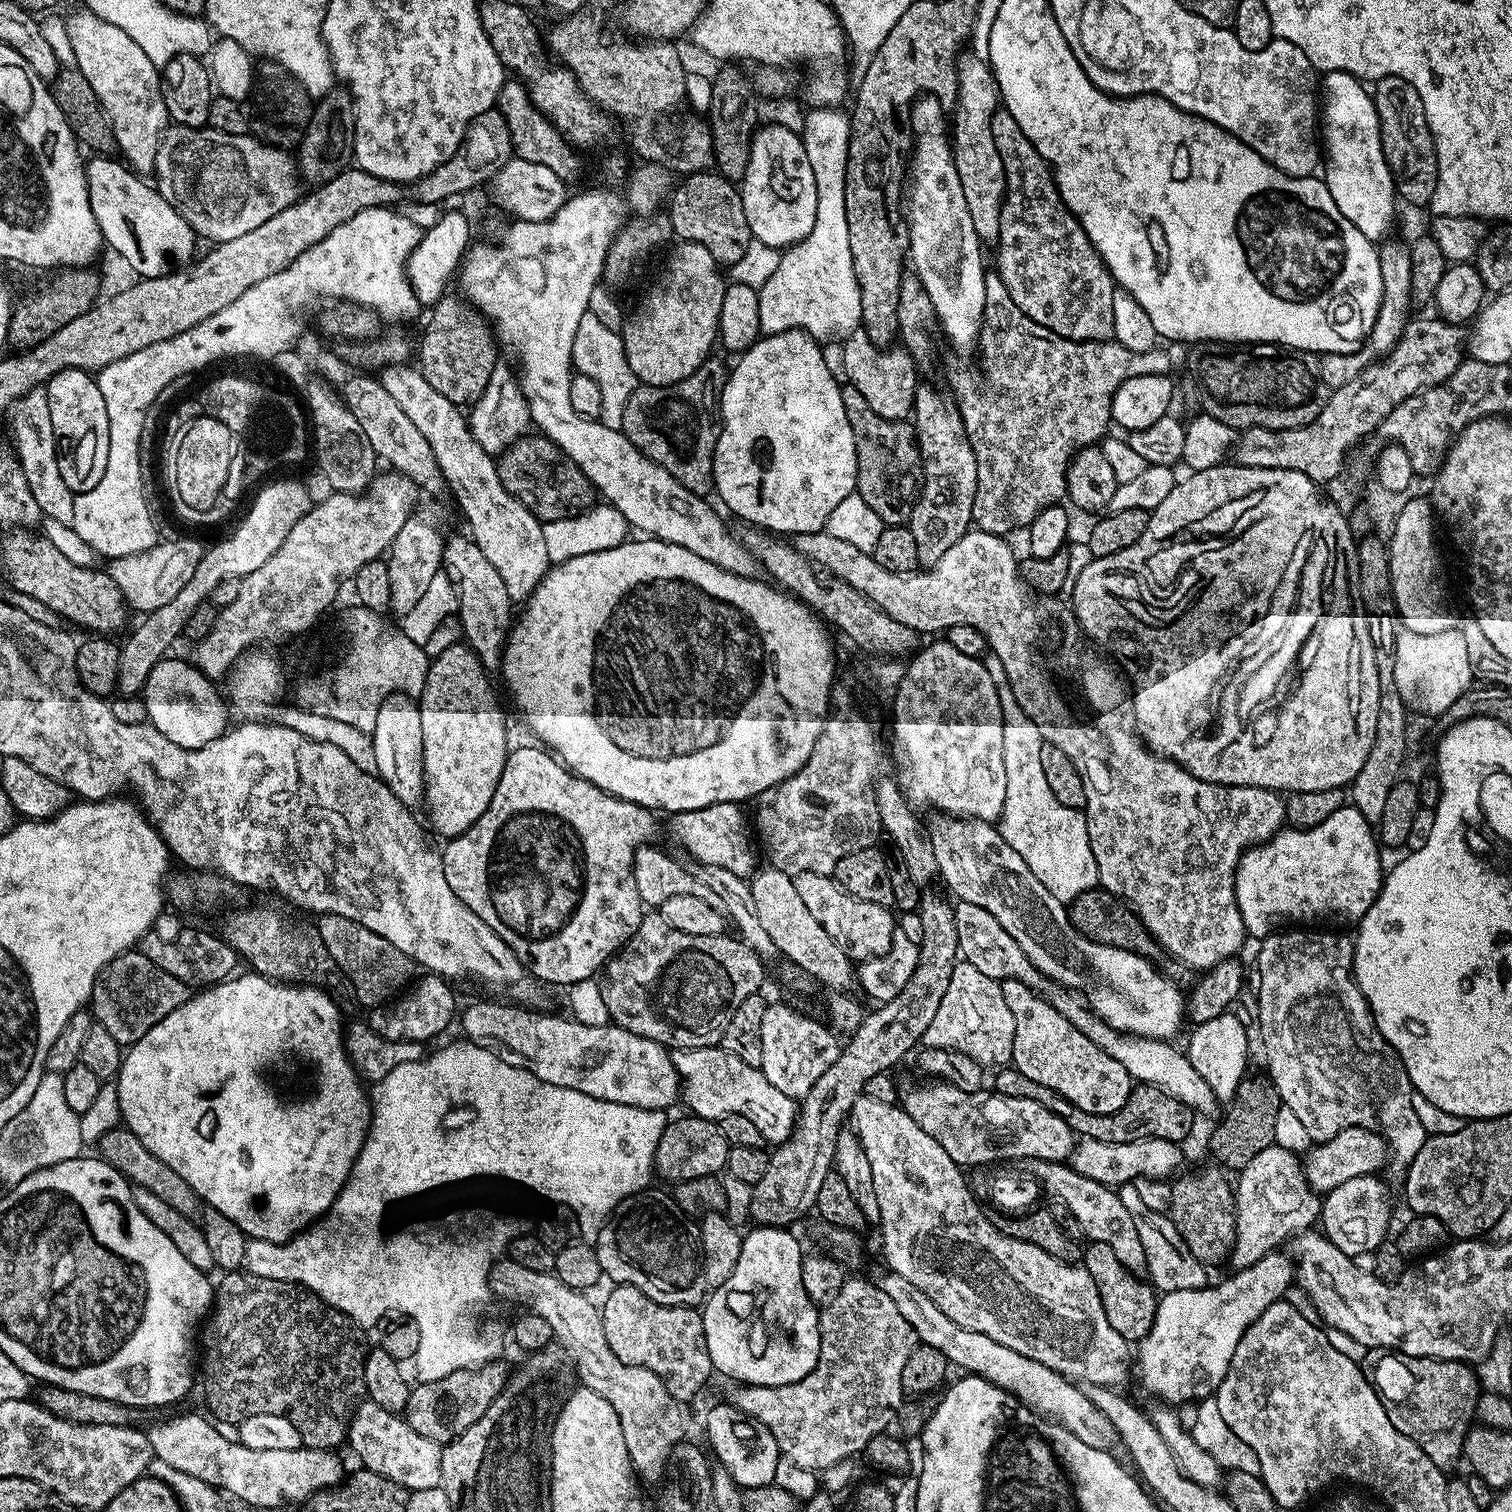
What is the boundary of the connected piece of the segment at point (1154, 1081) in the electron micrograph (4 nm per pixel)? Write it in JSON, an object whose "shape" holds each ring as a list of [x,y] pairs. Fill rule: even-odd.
{"shape":[[[1060,990],[1057,993],[1057,996],[1051,997],[1052,1005],[1074,1027],[1086,1033],[1106,1054],[1110,1054],[1115,1060],[1122,1062],[1122,1066],[1126,1066],[1126,1070],[1132,1075],[1133,1081],[1149,1084],[1162,1090],[1162,1094],[1182,1102],[1184,1107],[1193,1113],[1201,1112],[1202,1115],[1208,1116],[1218,1107],[1214,1090],[1210,1090],[1210,1086],[1206,1086],[1202,1074],[1198,1074],[1198,1070],[1194,1070],[1194,1066],[1181,1049],[1179,1052],[1178,1049],[1171,1048],[1173,1045],[1167,1040],[1151,1040],[1145,1036],[1121,1034],[1116,1029],[1108,1027],[1103,1020],[1093,1015],[1079,999],[1073,998],[1067,991]]]}

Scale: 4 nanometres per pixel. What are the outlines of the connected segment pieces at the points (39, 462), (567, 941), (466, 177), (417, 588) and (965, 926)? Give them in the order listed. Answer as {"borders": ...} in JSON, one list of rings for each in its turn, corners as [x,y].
{"borders":[[[[47,387],[30,389],[11,407],[6,420],[12,427],[13,445],[11,444],[11,447],[25,472],[30,494],[34,494],[34,502],[38,502],[44,516],[49,516],[58,523],[72,525],[76,496],[70,490],[70,486],[66,486],[66,478],[62,478],[62,470],[58,470],[56,439],[54,438],[54,426],[50,422]]],[[[513,747],[509,751],[502,778],[498,778],[498,786],[494,790],[494,798],[490,798],[490,806],[486,806],[482,818],[478,818],[474,826],[470,826],[460,836],[451,837],[445,843],[448,845],[442,848],[442,855],[446,882],[450,882],[450,890],[458,894],[461,902],[470,906],[470,910],[474,910],[474,914],[478,914],[478,918],[482,918],[482,922],[486,922],[486,926],[490,926],[490,930],[494,930],[494,934],[498,934],[498,938],[502,938],[502,942],[506,942],[506,946],[514,950],[514,954],[537,981],[545,985],[548,983],[567,986],[593,979],[638,930],[646,912],[632,877],[632,861],[636,859],[636,849],[651,841],[648,839],[656,832],[656,820],[652,817],[655,815],[640,804],[620,800],[608,792],[603,792],[598,786],[586,782],[580,776],[575,776],[551,751],[541,748]]],[[[494,106],[472,120],[463,142],[449,160],[442,162],[442,166],[438,166],[428,176],[415,181],[416,196],[424,204],[443,205],[450,194],[465,195],[479,184],[487,185],[495,173],[501,171],[513,156],[510,126],[506,126],[506,118],[502,118],[500,109]]],[[[419,512],[409,516],[406,526],[398,530],[398,538],[394,538],[392,547],[386,553],[386,563],[390,570],[388,608],[396,611],[400,618],[413,610],[436,572],[441,571],[444,558],[445,533],[440,533],[439,526],[426,513]]],[[[956,900],[952,913],[958,932],[959,955],[963,963],[975,966],[982,970],[982,974],[995,980],[1020,980],[1033,990],[1039,989],[1038,986],[1042,983],[1039,970],[1028,961],[1014,938],[1010,938],[1010,934],[1006,934],[1006,930],[998,926],[998,920],[992,914],[982,910],[980,906],[974,906],[974,902],[965,900]]]]}

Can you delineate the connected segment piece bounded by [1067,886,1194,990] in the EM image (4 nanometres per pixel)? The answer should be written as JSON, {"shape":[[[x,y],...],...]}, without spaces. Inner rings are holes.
{"shape":[[[1097,886],[1091,888],[1088,892],[1083,892],[1078,898],[1074,898],[1071,904],[1067,905],[1067,909],[1069,920],[1086,939],[1102,946],[1114,946],[1122,950],[1130,950],[1134,954],[1149,960],[1177,988],[1181,990],[1191,989],[1194,983],[1193,969],[1186,967],[1181,960],[1171,956],[1150,935],[1143,922],[1136,917],[1135,912],[1119,896],[1112,892],[1106,892],[1103,888]]]}

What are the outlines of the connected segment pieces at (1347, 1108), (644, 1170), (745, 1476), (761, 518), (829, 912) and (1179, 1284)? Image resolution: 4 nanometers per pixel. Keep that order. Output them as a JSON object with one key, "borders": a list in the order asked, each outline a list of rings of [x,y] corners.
{"borders":[[[[1277,930],[1271,936],[1265,936],[1259,941],[1260,953],[1256,956],[1256,968],[1260,971],[1260,1001],[1257,1002],[1256,1008],[1260,1011],[1260,1036],[1264,1039],[1264,1056],[1268,1059],[1267,1075],[1276,1087],[1281,1105],[1294,1110],[1295,1116],[1302,1121],[1302,1126],[1306,1126],[1306,1134],[1310,1134],[1313,1142],[1323,1142],[1334,1138],[1334,1134],[1347,1128],[1365,1128],[1379,1134],[1388,1144],[1391,1167],[1400,1168],[1399,1170],[1407,1169],[1408,1164],[1414,1162],[1414,1154],[1422,1150],[1429,1134],[1422,1128],[1421,1119],[1414,1110],[1411,1101],[1414,1089],[1406,1074],[1406,1066],[1400,1055],[1388,1045],[1386,1038],[1382,1038],[1382,1034],[1376,1029],[1372,1009],[1369,1008],[1362,990],[1356,984],[1352,966],[1353,937],[1351,935],[1339,936],[1336,932],[1312,931],[1316,930]]],[[[467,1038],[459,1039],[445,1048],[438,1049],[433,1056],[432,1053],[426,1054],[418,1062],[405,1062],[403,1066],[394,1066],[394,1070],[390,1070],[386,1078],[371,1085],[372,1121],[368,1127],[368,1136],[338,1198],[328,1207],[322,1218],[284,1244],[249,1239],[244,1245],[243,1267],[247,1271],[258,1278],[289,1280],[301,1284],[303,1288],[309,1288],[327,1304],[334,1306],[341,1316],[359,1324],[361,1329],[371,1329],[378,1319],[378,1314],[386,1312],[401,1312],[403,1316],[414,1318],[414,1322],[418,1322],[420,1335],[414,1365],[416,1364],[417,1370],[420,1371],[421,1381],[446,1378],[446,1374],[454,1374],[454,1370],[477,1368],[501,1355],[504,1340],[506,1344],[505,1329],[503,1332],[496,1324],[480,1328],[475,1312],[488,1299],[493,1299],[494,1293],[488,1284],[488,1275],[492,1265],[505,1255],[509,1242],[525,1231],[524,1215],[527,1214],[532,1199],[537,1196],[540,1200],[548,1200],[544,1202],[565,1204],[576,1214],[579,1235],[585,1241],[595,1241],[597,1234],[600,1233],[600,1227],[611,1216],[613,1210],[626,1197],[645,1191],[651,1185],[648,1183],[654,1180],[655,1152],[658,1150],[658,1142],[662,1138],[666,1123],[665,1113],[661,1110],[622,1106],[618,1102],[602,1102],[602,1098],[590,1098],[590,1094],[582,1094],[582,1090],[550,1086],[550,1082],[542,1082],[542,1078],[534,1078],[534,1074],[518,1066],[510,1066],[510,1062],[502,1062],[502,1058]]],[[[727,1402],[716,1404],[708,1412],[708,1438],[712,1442],[713,1449],[711,1448],[711,1451],[714,1456],[714,1451],[716,1451],[716,1456],[720,1459],[719,1465],[732,1475],[732,1479],[741,1489],[762,1487],[775,1481],[778,1462],[782,1458],[780,1447],[774,1434],[770,1434],[770,1430],[766,1430],[766,1426],[762,1422],[758,1422],[753,1416],[742,1414],[742,1410],[738,1410]]],[[[791,328],[785,332],[773,332],[771,334],[765,335],[763,338],[756,341],[744,352],[739,353],[736,365],[731,365],[730,371],[728,373],[728,381],[724,384],[724,389],[722,390],[722,398],[720,399],[720,437],[716,440],[716,451],[712,454],[712,482],[714,485],[715,495],[720,495],[720,500],[737,516],[740,520],[745,520],[743,523],[748,526],[755,526],[760,530],[767,530],[769,533],[772,532],[792,532],[793,537],[801,536],[804,532],[822,532],[825,531],[825,524],[827,519],[830,518],[830,514],[833,513],[834,508],[838,506],[840,502],[847,495],[855,493],[856,491],[856,451],[854,450],[854,430],[850,430],[850,418],[846,418],[846,406],[842,406],[842,394],[840,393],[842,384],[841,381],[836,381],[836,376],[834,373],[828,369],[828,360],[824,357],[824,352],[821,345],[814,339],[810,333],[805,332],[802,328]]],[[[803,872],[801,876],[795,877],[795,882],[806,910],[810,910],[814,918],[818,918],[822,930],[826,930],[826,934],[830,934],[830,938],[834,938],[834,942],[842,946],[849,960],[863,962],[890,950],[892,935],[897,932],[898,924],[885,905],[854,898],[832,876]]],[[[1135,1183],[1121,1184],[1118,1188],[1122,1206],[1131,1214],[1134,1230],[1138,1230],[1138,1238],[1142,1238],[1144,1252],[1148,1255],[1147,1279],[1157,1293],[1173,1292],[1174,1290],[1198,1290],[1209,1283],[1209,1269],[1201,1264],[1194,1254],[1182,1242],[1182,1234],[1174,1226],[1171,1216],[1148,1209],[1138,1198]]]]}

